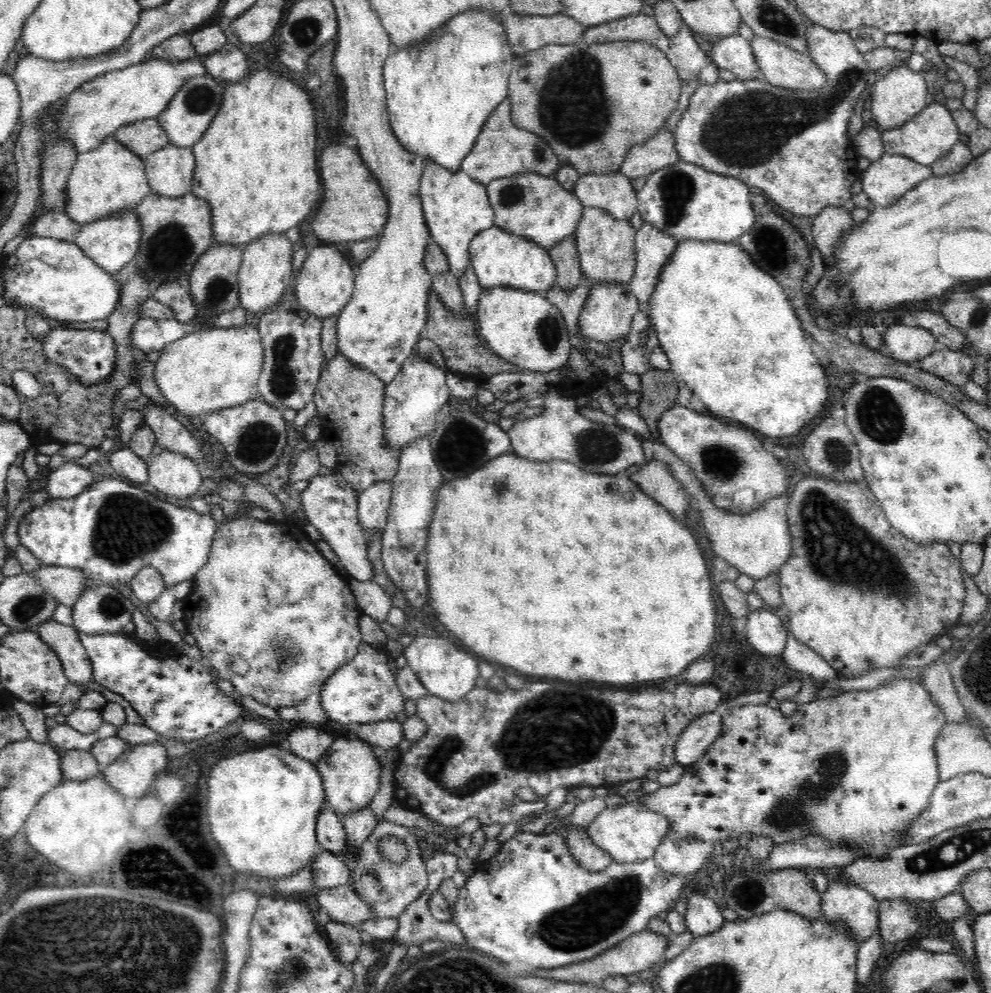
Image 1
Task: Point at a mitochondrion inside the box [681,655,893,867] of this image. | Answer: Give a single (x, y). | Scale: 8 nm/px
(796, 811)

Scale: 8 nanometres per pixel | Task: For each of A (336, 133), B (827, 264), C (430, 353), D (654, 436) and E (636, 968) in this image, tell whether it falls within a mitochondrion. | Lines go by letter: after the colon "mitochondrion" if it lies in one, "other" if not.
A: other
B: other
C: mitochondrion
D: other
E: other

